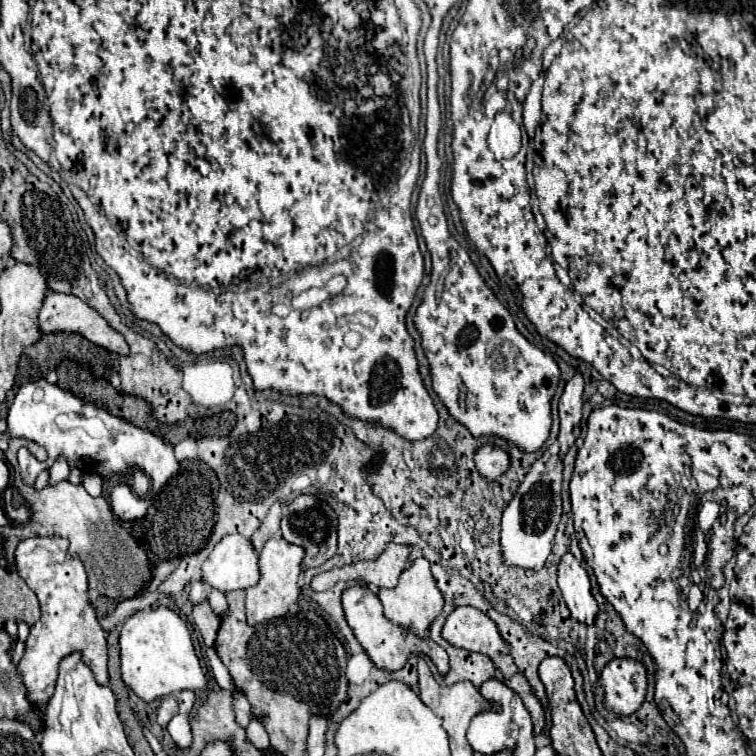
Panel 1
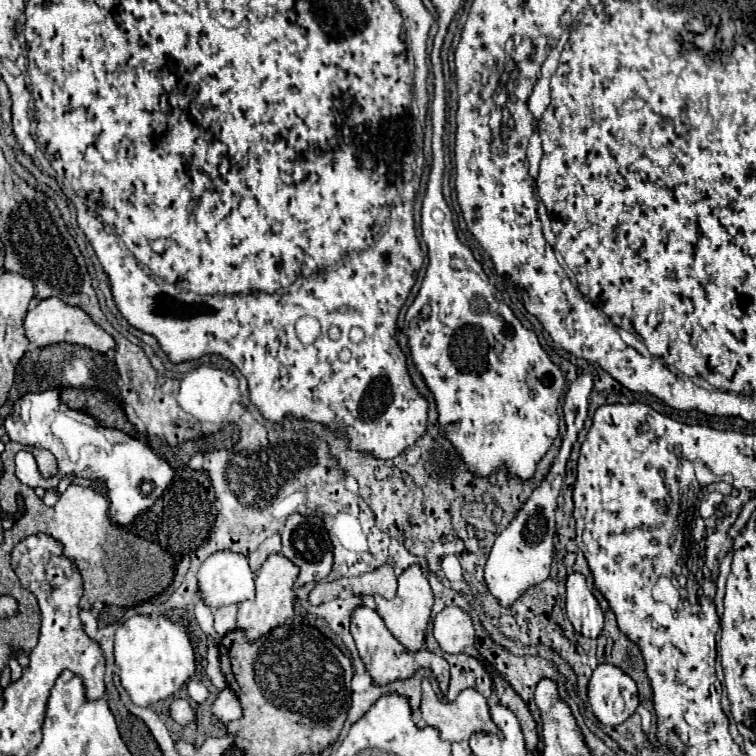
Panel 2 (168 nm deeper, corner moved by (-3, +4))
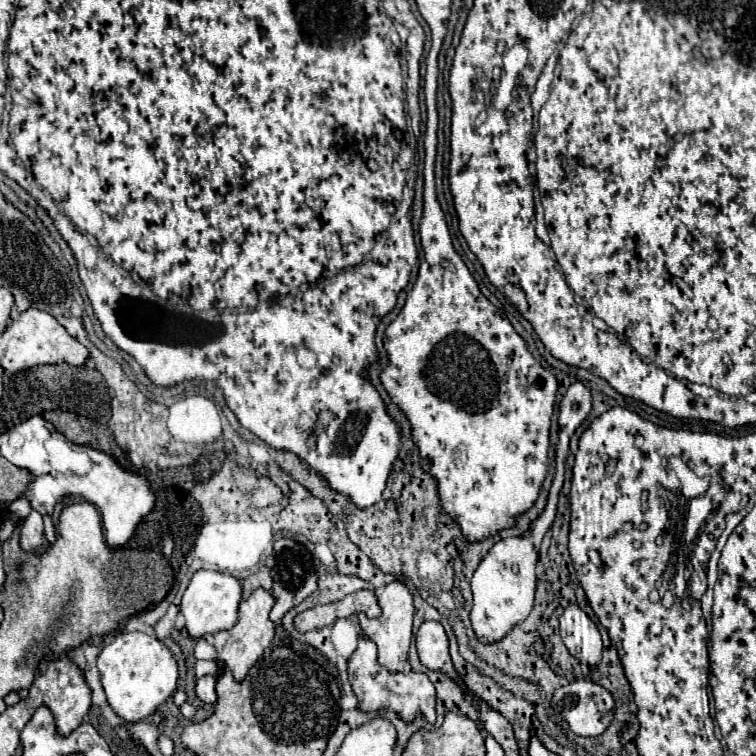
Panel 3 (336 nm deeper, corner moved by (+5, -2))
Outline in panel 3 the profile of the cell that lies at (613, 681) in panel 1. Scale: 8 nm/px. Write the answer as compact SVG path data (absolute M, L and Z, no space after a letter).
M576 680L562 688L558 688L552 694L552 708L562 714L562 718L568 722L570 730L576 736L600 736L612 722L614 716L614 698L608 690L604 690L600 684L588 682L588 680Z

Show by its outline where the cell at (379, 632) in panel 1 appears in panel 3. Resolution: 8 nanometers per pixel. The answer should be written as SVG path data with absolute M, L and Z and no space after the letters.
M360 638L356 652L348 660L348 680L358 698L358 708L364 712L376 710L394 710L406 724L414 722L416 716L426 718L426 722L434 724L436 720L436 690L426 674L388 674L376 660L376 644L368 638Z

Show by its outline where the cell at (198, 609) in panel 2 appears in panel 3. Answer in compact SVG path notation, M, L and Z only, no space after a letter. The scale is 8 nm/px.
M206 636L196 642L196 650L194 650L196 660L214 660L216 658L216 648L212 642L214 642L214 636Z

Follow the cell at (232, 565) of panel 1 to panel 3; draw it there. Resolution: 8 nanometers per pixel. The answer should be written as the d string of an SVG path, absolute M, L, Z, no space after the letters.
M198 570L180 602L180 612L186 618L186 632L190 638L204 638L208 634L216 634L222 630L230 630L236 624L238 618L238 604L242 600L242 586L240 582L224 572L212 572L212 570Z

